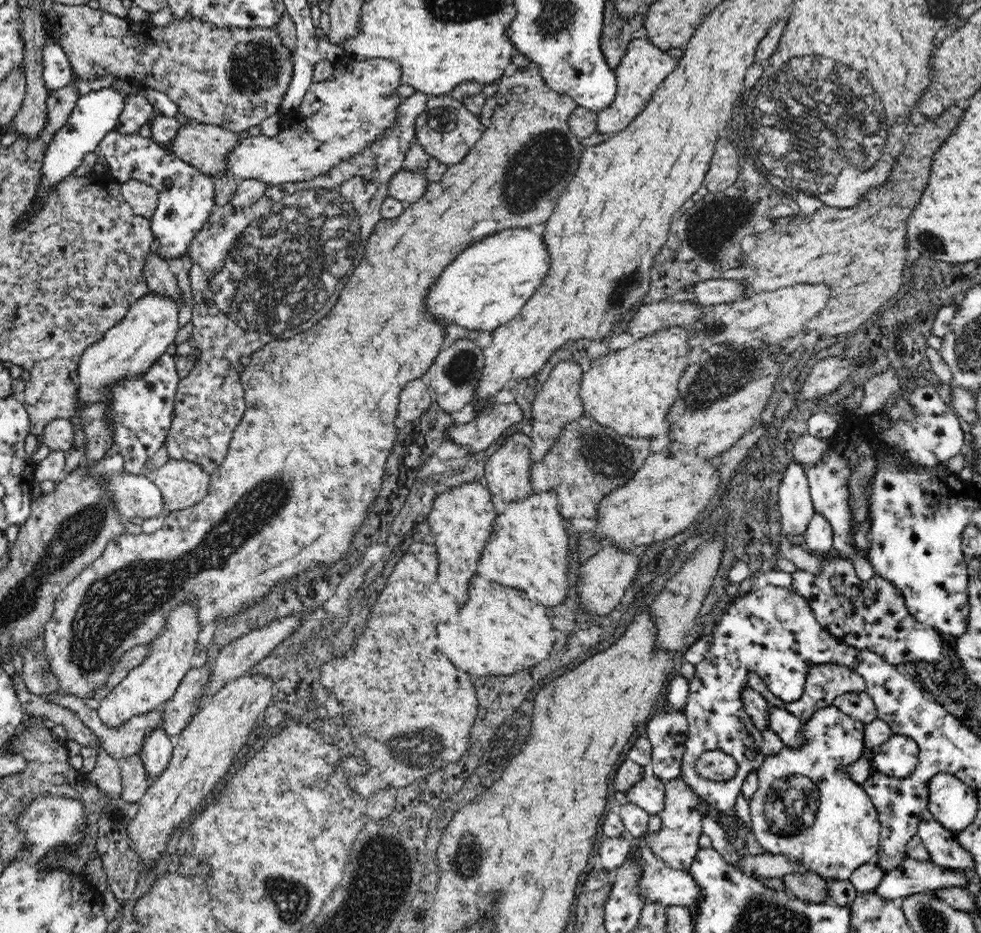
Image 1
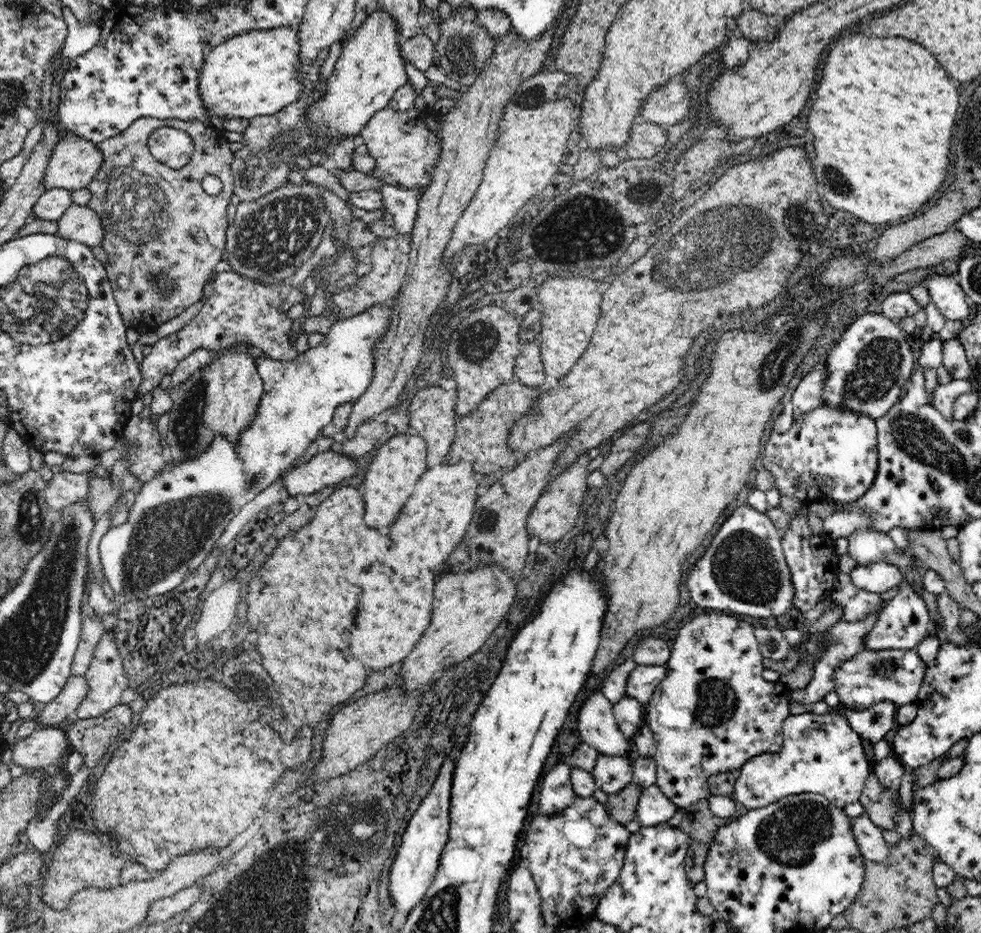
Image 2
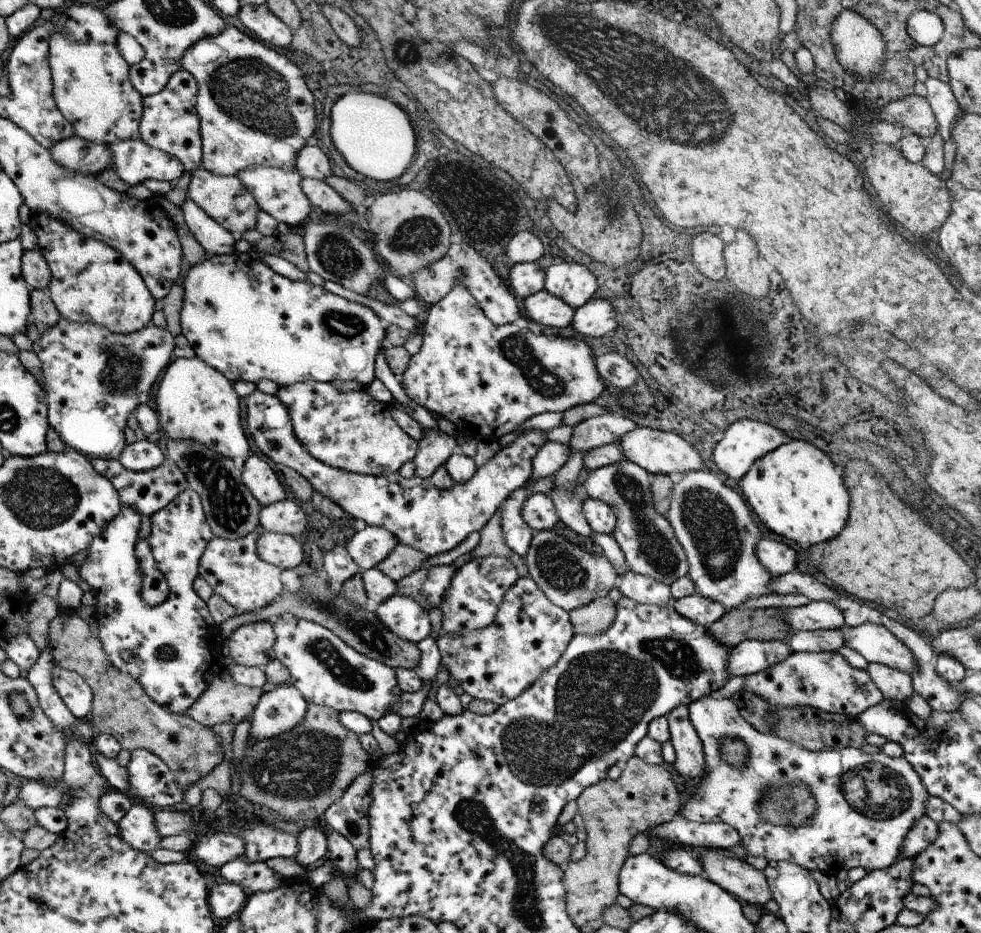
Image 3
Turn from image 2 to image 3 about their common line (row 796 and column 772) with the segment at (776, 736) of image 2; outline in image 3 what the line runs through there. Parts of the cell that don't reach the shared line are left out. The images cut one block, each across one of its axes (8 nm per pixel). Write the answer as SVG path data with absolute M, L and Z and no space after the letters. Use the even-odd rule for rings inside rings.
M836 651L795 652L777 665L747 677L742 691L753 692L766 699L771 708L814 707L825 713L858 718L865 710L879 705L884 699L868 671L854 668Z

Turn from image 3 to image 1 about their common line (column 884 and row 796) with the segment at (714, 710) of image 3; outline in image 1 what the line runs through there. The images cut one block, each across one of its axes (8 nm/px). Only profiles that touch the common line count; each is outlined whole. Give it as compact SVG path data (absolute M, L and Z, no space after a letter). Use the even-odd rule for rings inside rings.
M832 705L812 714L812 718L802 724L802 729L802 746L784 746L778 754L766 755L757 771L758 788L749 801L751 831L766 853L789 856L801 866L800 870L810 870L823 879L849 880L859 866L873 861L881 836L880 821L873 802L861 785L843 772L847 764L864 756L864 723Z

